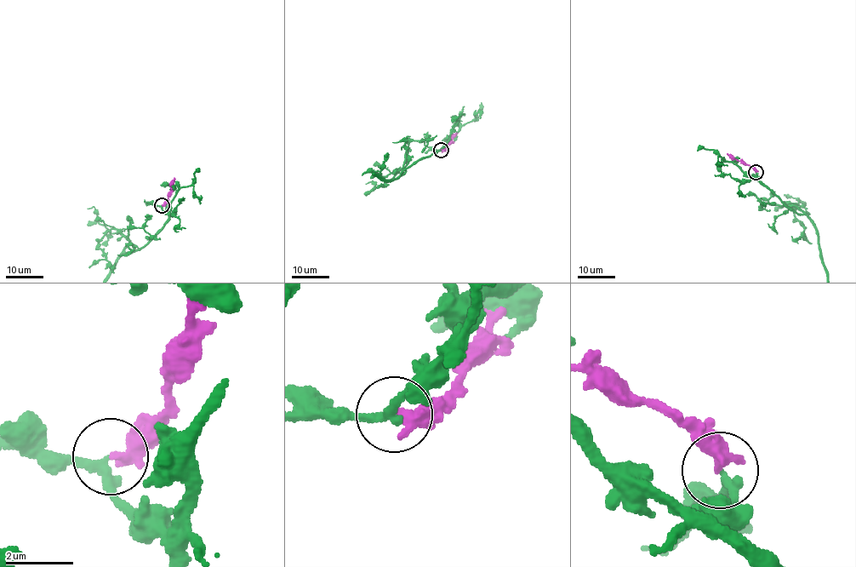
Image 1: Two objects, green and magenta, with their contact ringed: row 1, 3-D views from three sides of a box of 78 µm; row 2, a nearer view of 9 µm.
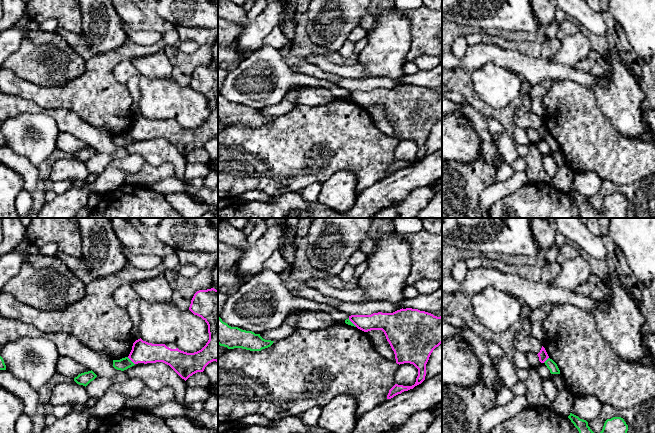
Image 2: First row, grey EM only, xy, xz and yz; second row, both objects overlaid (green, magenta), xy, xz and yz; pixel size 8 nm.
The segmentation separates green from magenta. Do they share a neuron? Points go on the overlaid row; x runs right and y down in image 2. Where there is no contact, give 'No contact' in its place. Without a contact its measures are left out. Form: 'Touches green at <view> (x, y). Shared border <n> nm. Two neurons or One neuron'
Touches green at xy (131, 361). Shared border 90 nm. Two neurons

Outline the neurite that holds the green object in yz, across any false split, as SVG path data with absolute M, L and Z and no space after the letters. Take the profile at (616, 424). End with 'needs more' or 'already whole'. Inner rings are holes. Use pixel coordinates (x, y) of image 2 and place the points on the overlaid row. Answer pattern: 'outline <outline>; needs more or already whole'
outline M621 417L607 419L600 433L627 433L628 425Z; already whole

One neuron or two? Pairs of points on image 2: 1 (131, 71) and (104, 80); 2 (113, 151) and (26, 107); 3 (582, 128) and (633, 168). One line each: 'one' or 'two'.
1: two
2: one
3: one

